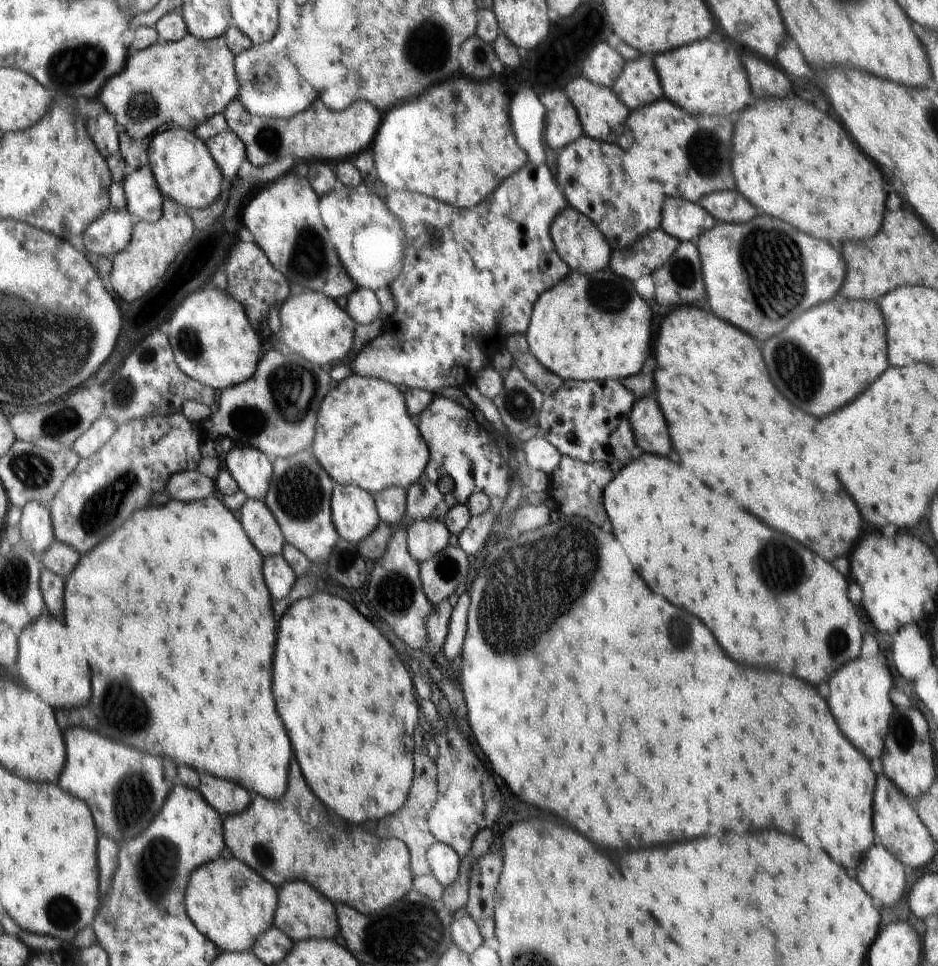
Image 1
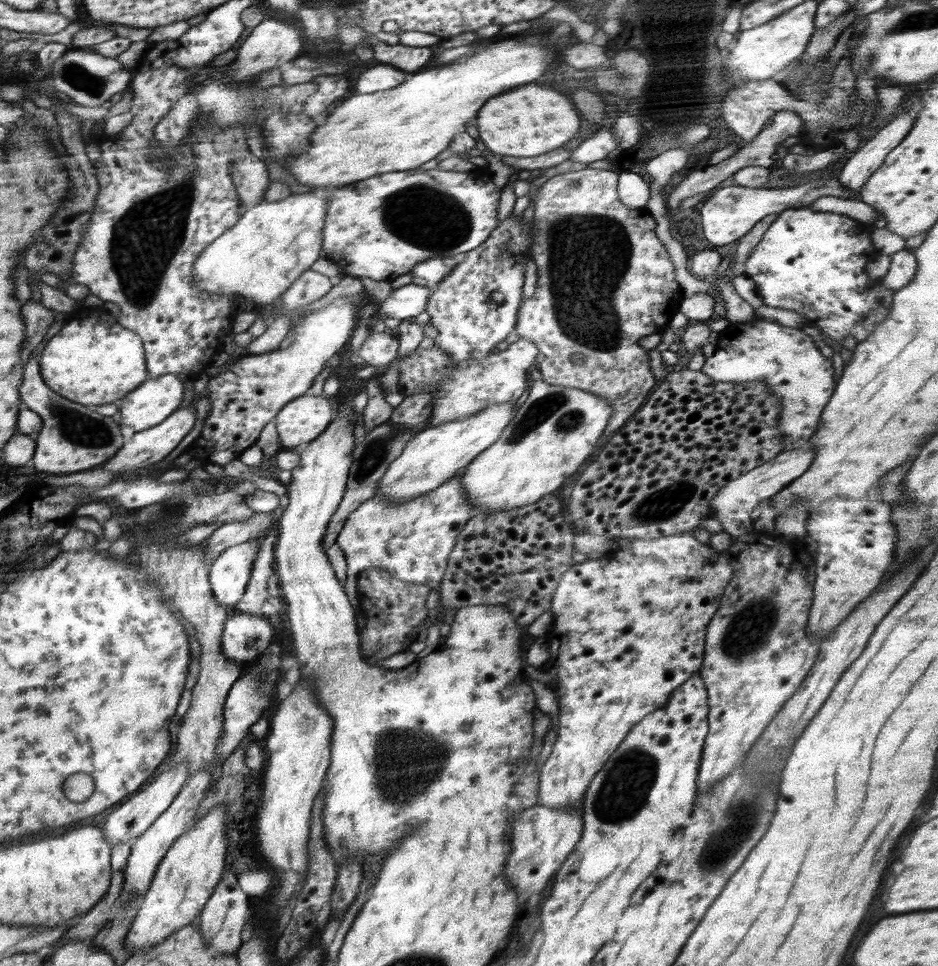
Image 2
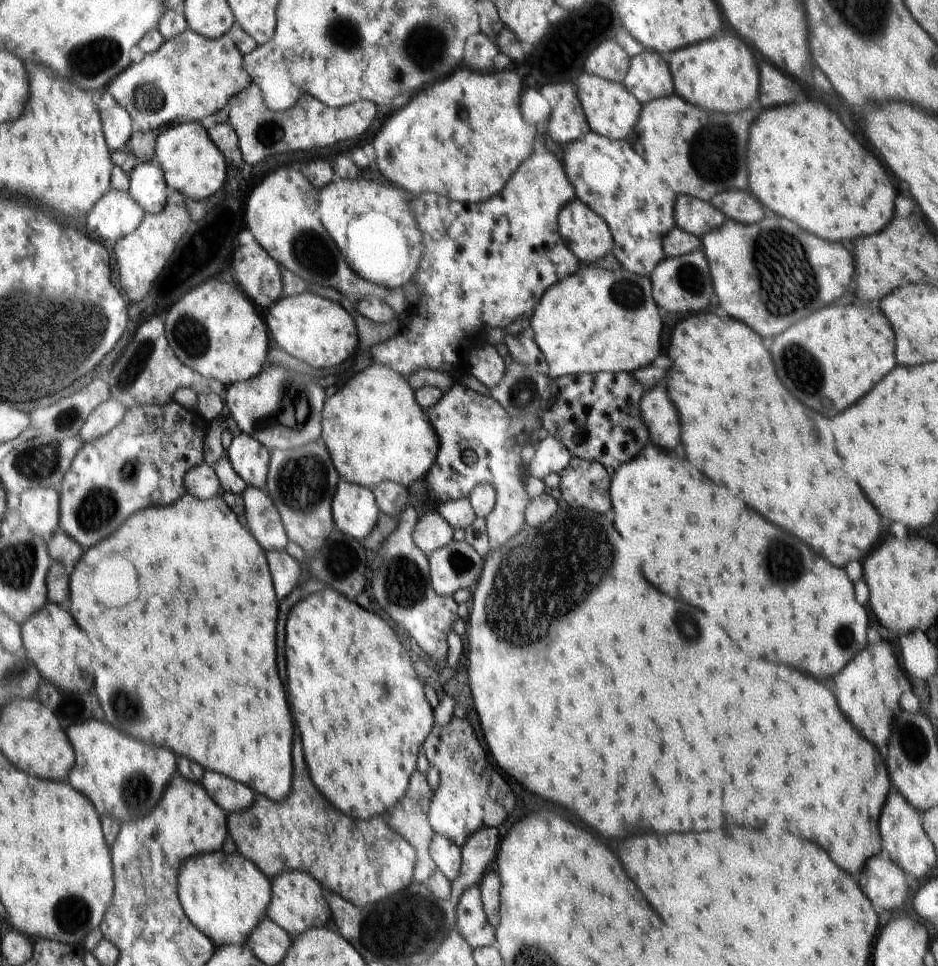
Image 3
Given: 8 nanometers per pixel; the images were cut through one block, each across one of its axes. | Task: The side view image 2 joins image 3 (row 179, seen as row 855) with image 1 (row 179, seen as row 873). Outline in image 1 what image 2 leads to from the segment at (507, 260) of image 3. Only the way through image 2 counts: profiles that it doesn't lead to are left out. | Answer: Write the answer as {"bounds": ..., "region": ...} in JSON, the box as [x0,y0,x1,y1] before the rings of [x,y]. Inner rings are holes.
{"bounds":[350,162,570,396],"region":[[[527,162],[520,172],[508,176],[496,188],[496,192],[490,198],[485,198],[478,206],[471,209],[454,208],[450,204],[438,202],[434,198],[428,198],[425,194],[387,189],[386,206],[388,206],[388,210],[396,218],[400,219],[404,236],[406,236],[404,266],[402,266],[400,276],[388,286],[395,300],[395,311],[391,316],[392,324],[390,324],[390,328],[382,327],[378,336],[362,347],[360,354],[356,356],[356,359],[350,366],[352,372],[363,377],[377,378],[384,380],[384,382],[390,382],[394,386],[402,386],[404,384],[408,389],[419,388],[435,396],[441,389],[446,387],[456,388],[475,384],[478,372],[480,372],[484,362],[484,358],[478,354],[478,350],[486,348],[488,352],[494,354],[500,348],[495,345],[496,343],[500,341],[504,343],[514,333],[525,333],[530,322],[532,308],[534,308],[538,297],[549,288],[556,286],[570,273],[566,262],[556,254],[554,242],[550,238],[550,226],[552,226],[554,217],[561,210],[564,210],[564,207],[568,204],[558,185],[556,177],[552,175],[546,163],[534,166],[532,162]]]}

